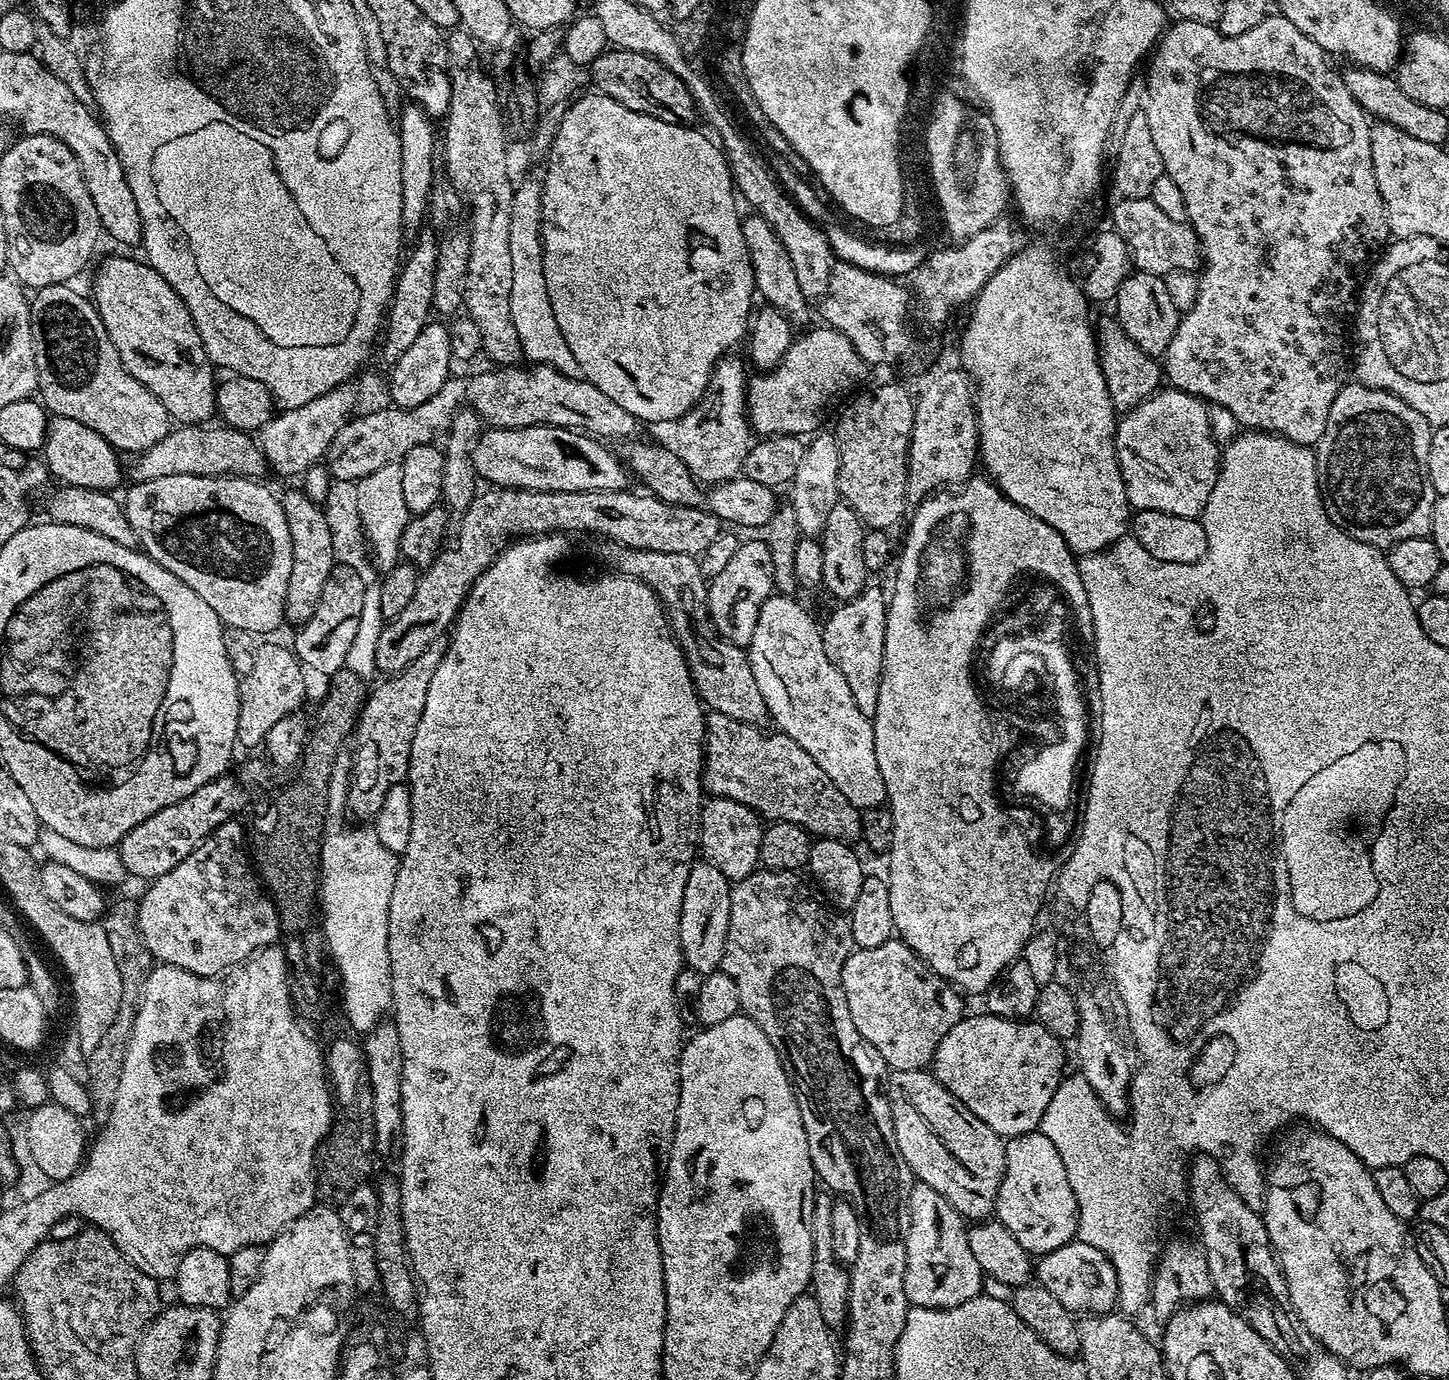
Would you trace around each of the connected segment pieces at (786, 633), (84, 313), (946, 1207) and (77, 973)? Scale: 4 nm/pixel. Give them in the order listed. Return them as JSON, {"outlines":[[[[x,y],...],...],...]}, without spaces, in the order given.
{"outlines":[[[[773,594],[769,596],[767,602],[762,606],[762,610],[758,614],[758,626],[754,626],[754,638],[746,649],[748,661],[750,662],[750,670],[754,674],[754,682],[758,682],[758,690],[762,690],[762,698],[768,707],[771,723],[779,731],[783,732],[784,735],[794,738],[794,742],[798,742],[798,746],[802,746],[802,750],[806,750],[806,754],[810,754],[810,758],[814,758],[814,762],[818,762],[818,766],[822,766],[822,770],[826,770],[826,774],[834,782],[836,789],[842,794],[846,794],[846,798],[855,808],[861,810],[866,808],[879,808],[885,803],[886,797],[884,794],[882,774],[878,770],[878,762],[874,754],[874,730],[872,729],[872,721],[866,714],[862,714],[862,710],[858,710],[858,706],[854,706],[854,694],[850,694],[850,686],[846,686],[846,678],[842,678],[842,674],[838,674],[838,666],[834,666],[834,662],[830,662],[830,658],[826,658],[824,634],[818,620],[816,624],[815,618],[796,600],[798,599],[793,598],[791,595]]],[[[67,283],[37,288],[30,300],[39,399],[52,416],[74,418],[102,434],[117,453],[150,450],[169,433],[170,414],[156,395],[126,370],[95,303],[72,287]]],[[[916,1182],[908,1199],[906,1234],[906,1298],[914,1308],[953,1308],[981,1295],[986,1275],[968,1241],[969,1225],[938,1190]]],[[[91,920],[77,922],[76,928],[60,928],[60,946],[54,946],[51,955],[64,967],[64,972],[68,975],[68,984],[72,987],[72,1012],[76,1015],[74,1027],[84,1042],[95,1042],[117,1023],[116,1015],[120,1012],[120,1003],[126,999],[124,979],[118,970],[118,962],[114,962],[114,954],[110,950],[103,923]]]]}

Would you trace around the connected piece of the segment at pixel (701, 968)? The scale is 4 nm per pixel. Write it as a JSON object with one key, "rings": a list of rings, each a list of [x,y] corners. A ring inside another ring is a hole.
{"rings":[[[707,862],[693,863],[682,890],[680,911],[680,954],[683,963],[696,972],[707,974],[719,969],[722,950],[726,946],[726,930],[730,926],[730,893],[732,884]]]}

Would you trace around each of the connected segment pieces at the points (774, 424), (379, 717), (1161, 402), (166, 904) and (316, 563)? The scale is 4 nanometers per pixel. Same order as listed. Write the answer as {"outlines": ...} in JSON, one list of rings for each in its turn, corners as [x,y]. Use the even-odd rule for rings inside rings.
{"outlines":[[[[829,326],[816,328],[809,336],[797,335],[782,362],[771,372],[747,381],[748,423],[757,437],[807,437],[821,427],[820,415],[835,396],[851,393],[864,376],[866,363],[850,339]],[[852,388],[852,389],[851,389]],[[808,432],[808,433],[807,433]]],[[[436,641],[403,670],[381,679],[384,681],[369,691],[352,735],[354,750],[350,752],[347,807],[354,815],[374,818],[381,809],[386,791],[407,779],[410,746],[425,709],[426,690],[445,651],[445,645]]],[[[1168,386],[1157,390],[1153,396],[1119,417],[1116,425],[1116,457],[1122,482],[1126,486],[1126,498],[1136,512],[1162,510],[1162,514],[1196,518],[1204,511],[1206,502],[1210,502],[1210,490],[1214,490],[1222,463],[1221,445],[1211,434],[1208,407],[1199,396],[1191,396],[1188,392]]],[[[233,818],[218,826],[184,861],[147,885],[149,888],[144,897],[138,900],[136,917],[144,945],[153,961],[190,970],[190,974],[218,976],[279,941],[276,939],[282,936],[280,915],[272,905],[271,896],[258,883],[246,847],[246,828],[238,821]]],[[[296,488],[281,497],[283,513],[286,514],[291,538],[291,570],[284,603],[285,621],[299,626],[308,621],[318,608],[322,590],[335,568],[331,526],[325,520],[323,509]]]]}

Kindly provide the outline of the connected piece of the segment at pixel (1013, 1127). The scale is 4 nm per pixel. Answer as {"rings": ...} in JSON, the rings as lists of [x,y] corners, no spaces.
{"rings":[[[968,1014],[953,1026],[942,1042],[938,1042],[930,1071],[935,1080],[942,1082],[942,1086],[946,1086],[946,1090],[950,1090],[950,1094],[954,1094],[954,1098],[958,1098],[958,1102],[970,1110],[970,1114],[982,1118],[982,1122],[1000,1137],[1011,1138],[1039,1129],[1042,1114],[1046,1114],[1046,1106],[1050,1106],[1054,1090],[1058,1090],[1060,1081],[1066,1075],[1064,1048],[1060,1039],[1050,1034],[1046,1026],[1037,1024],[1035,1019],[1007,1020],[987,1014]]]}

